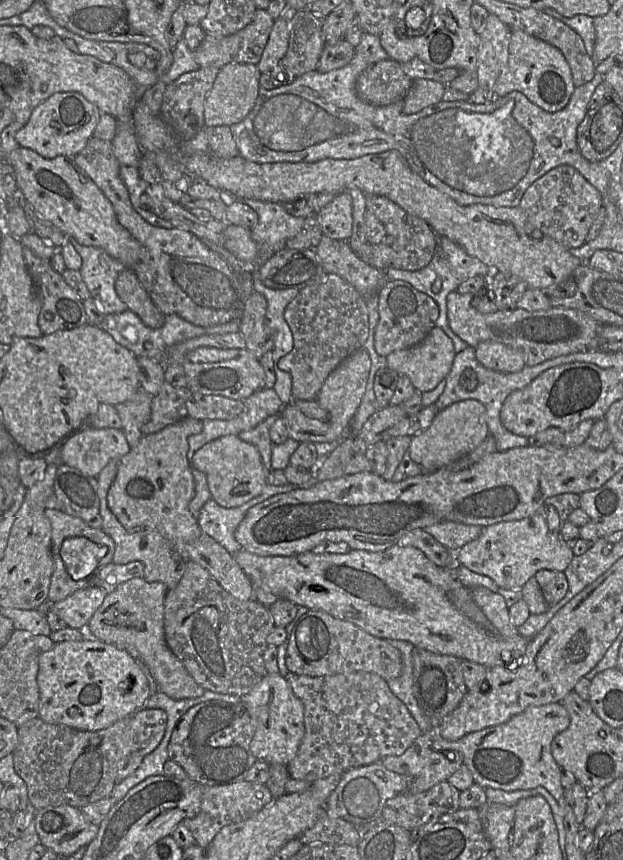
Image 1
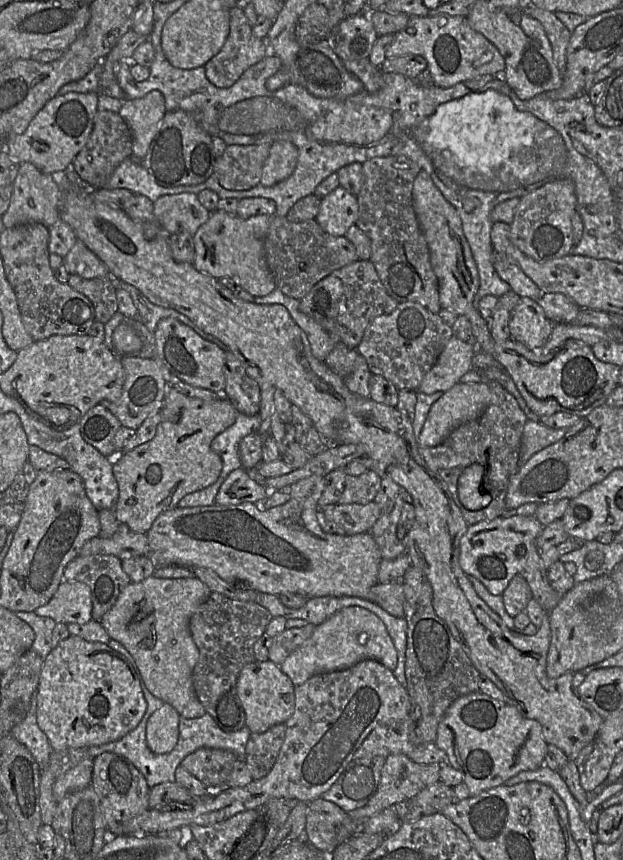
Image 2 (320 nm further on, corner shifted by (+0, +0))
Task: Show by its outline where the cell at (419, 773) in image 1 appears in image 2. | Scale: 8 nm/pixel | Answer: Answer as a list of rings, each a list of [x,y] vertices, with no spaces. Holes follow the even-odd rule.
[[[403,754],[389,755],[381,770],[381,779],[376,793],[365,806],[348,812],[349,820],[361,831],[362,824],[367,819],[386,808],[392,808],[395,804],[414,797],[424,788],[440,781],[441,765],[439,763],[418,764]]]

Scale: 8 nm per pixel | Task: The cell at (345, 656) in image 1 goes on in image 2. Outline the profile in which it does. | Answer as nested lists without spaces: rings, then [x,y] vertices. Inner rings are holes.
[[[308,623],[303,627],[285,629],[273,637],[268,648],[269,660],[277,665],[282,664],[296,648],[311,637],[314,628],[313,624]]]

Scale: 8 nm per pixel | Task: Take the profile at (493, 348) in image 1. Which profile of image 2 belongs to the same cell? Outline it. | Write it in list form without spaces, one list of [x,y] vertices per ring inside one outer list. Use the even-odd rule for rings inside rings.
[[[521,298],[509,318],[510,339],[530,350],[540,350],[548,341],[554,324],[535,301]]]

